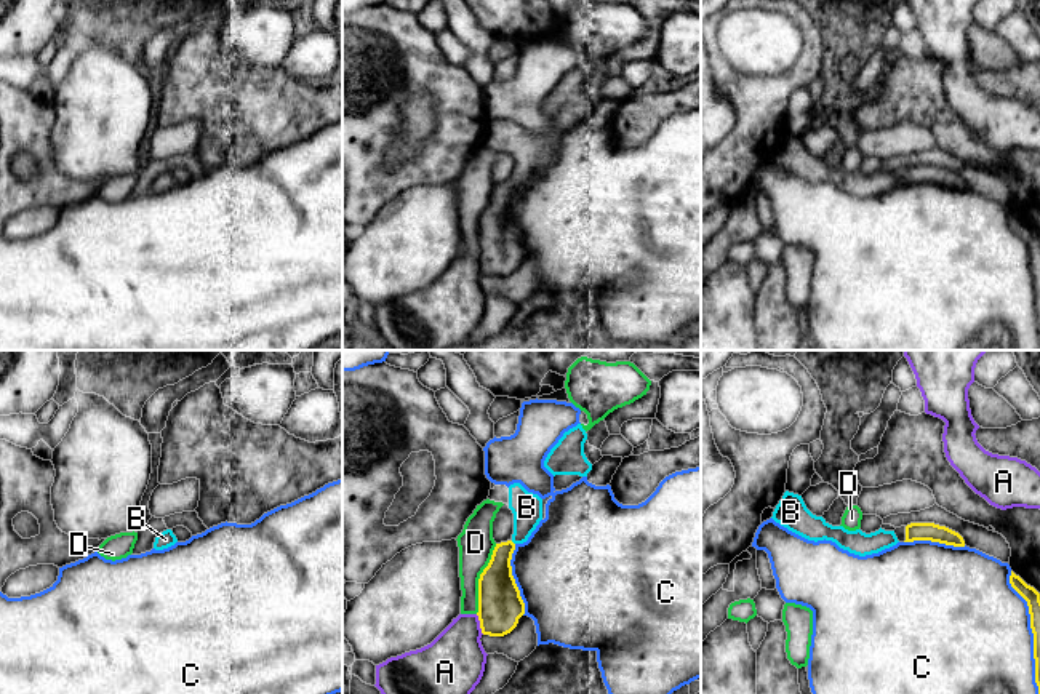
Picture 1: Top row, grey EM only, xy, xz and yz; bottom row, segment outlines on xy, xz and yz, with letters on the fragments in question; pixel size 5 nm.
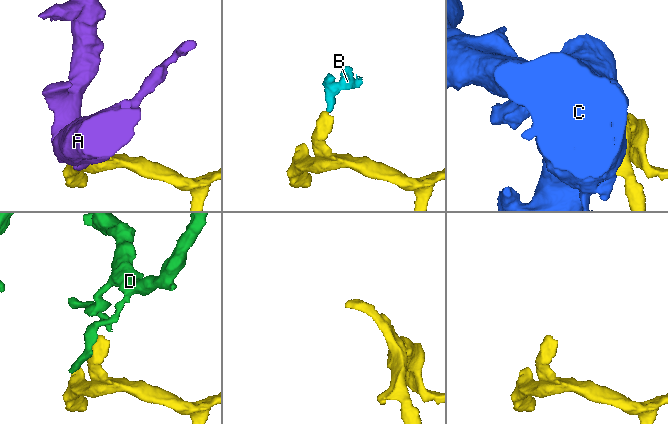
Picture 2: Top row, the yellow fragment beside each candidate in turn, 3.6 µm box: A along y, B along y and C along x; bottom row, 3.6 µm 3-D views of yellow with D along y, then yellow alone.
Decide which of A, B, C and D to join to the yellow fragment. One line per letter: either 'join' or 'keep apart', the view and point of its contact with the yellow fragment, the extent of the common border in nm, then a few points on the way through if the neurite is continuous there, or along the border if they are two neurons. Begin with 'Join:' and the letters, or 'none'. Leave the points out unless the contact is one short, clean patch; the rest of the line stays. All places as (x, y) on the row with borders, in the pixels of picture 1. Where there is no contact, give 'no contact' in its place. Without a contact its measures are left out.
Join: B
A: keep apart; contact xz (480, 624); length 110 nm
B: join; contact xz (512, 542); length 30 nm; way xz (496, 586), (501, 555), (512, 542), (522, 531), (527, 507)
C: keep apart; contact yz (1032, 632); length 650 nm
D: keep apart; contact xz (479, 579); length 360 nm

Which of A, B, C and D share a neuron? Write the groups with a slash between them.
A / B / C / D

